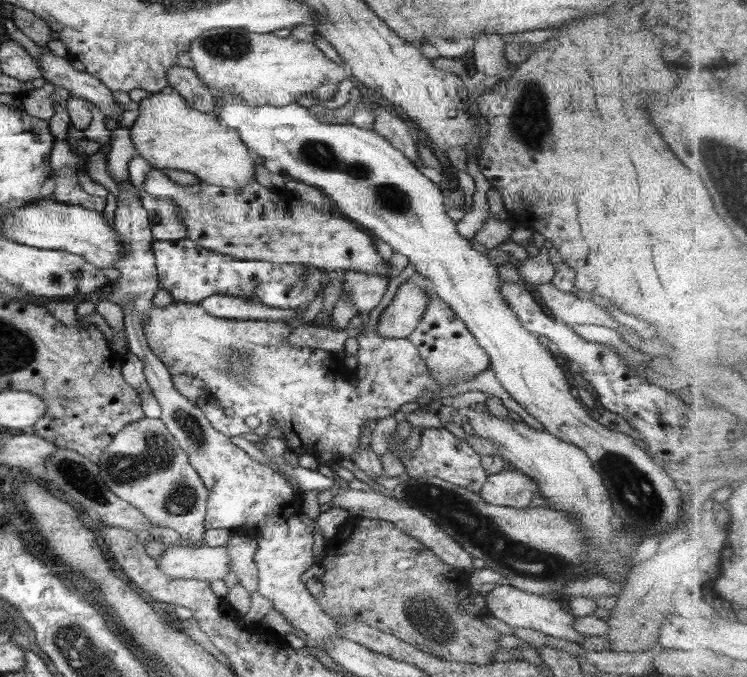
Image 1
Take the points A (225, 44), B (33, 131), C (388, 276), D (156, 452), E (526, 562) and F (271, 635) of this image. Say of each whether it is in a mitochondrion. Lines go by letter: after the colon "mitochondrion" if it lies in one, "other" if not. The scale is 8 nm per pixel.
A: mitochondrion
B: other
C: other
D: mitochondrion
E: mitochondrion
F: other

